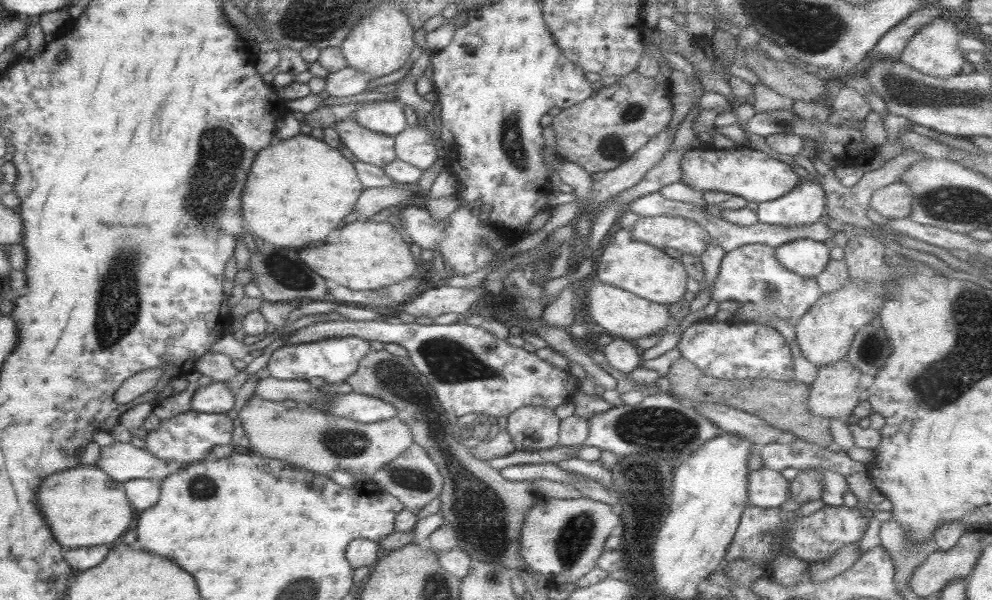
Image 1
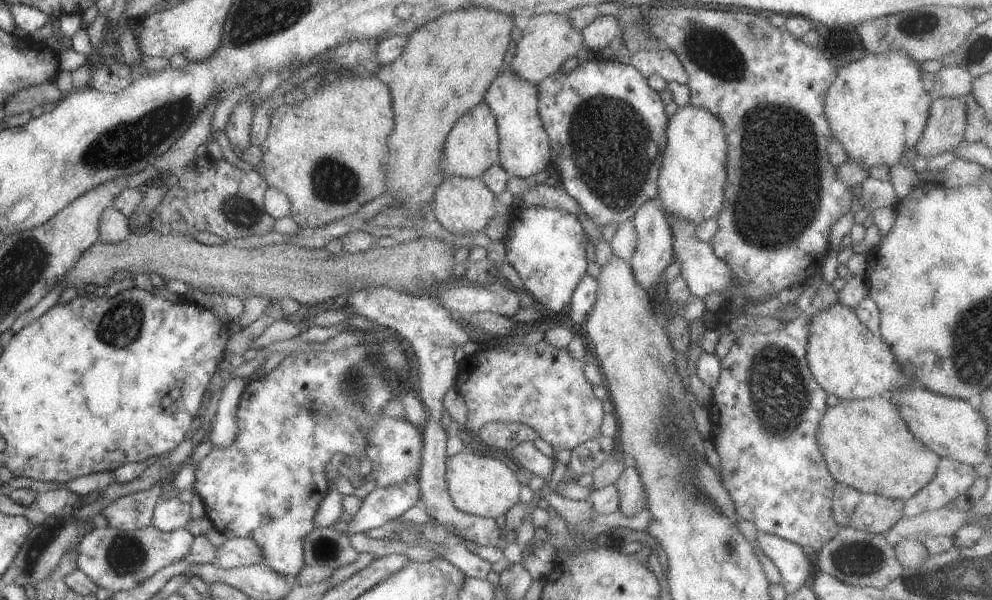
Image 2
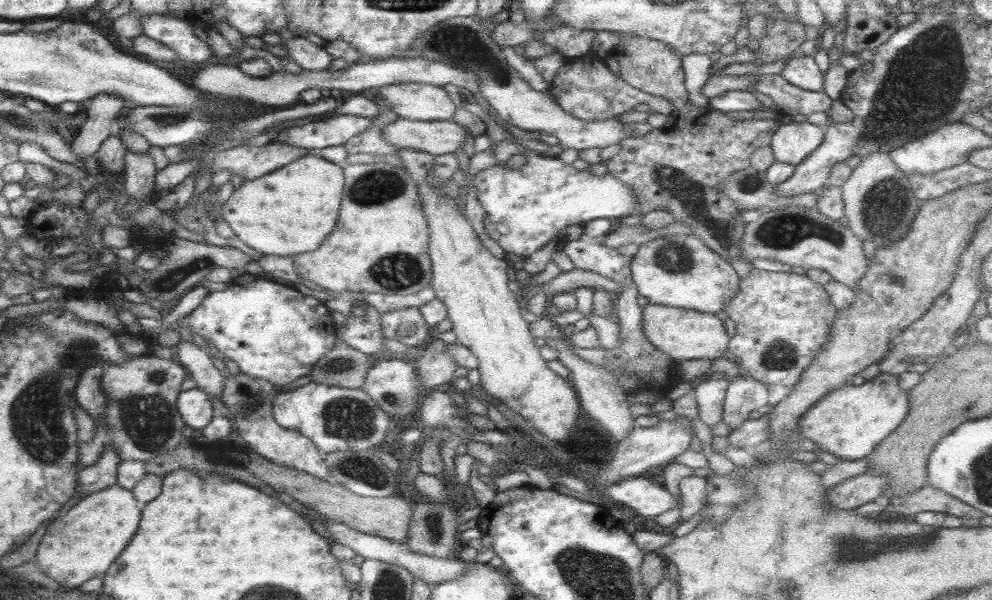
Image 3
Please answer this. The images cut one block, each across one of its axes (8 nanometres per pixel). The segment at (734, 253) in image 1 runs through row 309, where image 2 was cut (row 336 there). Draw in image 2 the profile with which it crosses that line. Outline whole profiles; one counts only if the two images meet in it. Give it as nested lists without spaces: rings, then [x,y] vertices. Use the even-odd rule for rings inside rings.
[[[809,310],[785,321],[776,332],[739,334],[721,360],[721,373],[707,407],[710,436],[720,456],[721,476],[738,519],[749,520],[759,532],[810,546],[816,553],[841,529],[832,510],[836,481],[824,464],[816,430],[827,410],[828,393],[816,382],[807,361]]]

